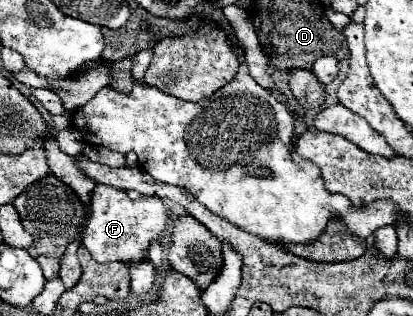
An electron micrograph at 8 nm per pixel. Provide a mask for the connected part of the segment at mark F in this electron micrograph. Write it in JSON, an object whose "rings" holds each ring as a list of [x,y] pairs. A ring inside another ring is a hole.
{"rings":[[[96,184],[82,244],[98,262],[142,262],[148,259],[150,240],[162,238],[170,218],[168,206],[160,198],[130,200],[120,188]]]}

